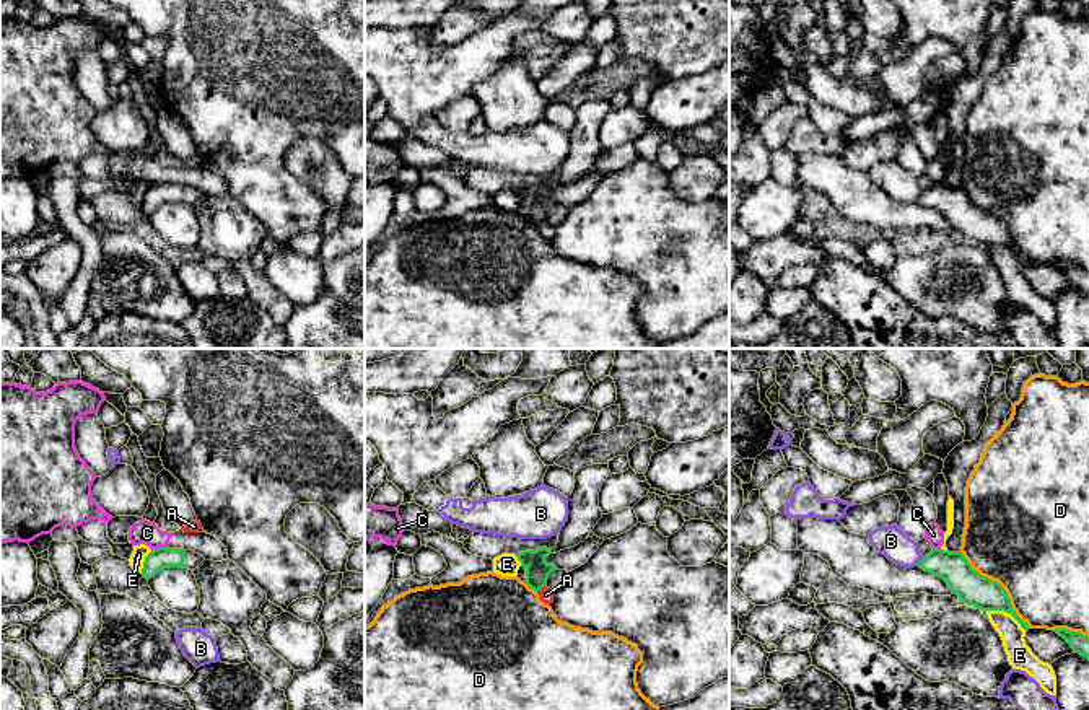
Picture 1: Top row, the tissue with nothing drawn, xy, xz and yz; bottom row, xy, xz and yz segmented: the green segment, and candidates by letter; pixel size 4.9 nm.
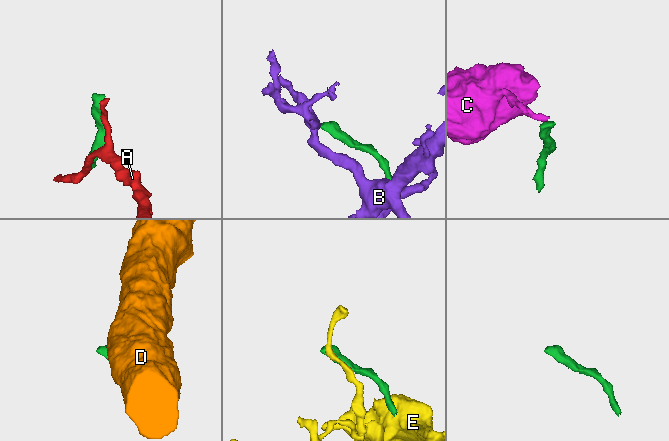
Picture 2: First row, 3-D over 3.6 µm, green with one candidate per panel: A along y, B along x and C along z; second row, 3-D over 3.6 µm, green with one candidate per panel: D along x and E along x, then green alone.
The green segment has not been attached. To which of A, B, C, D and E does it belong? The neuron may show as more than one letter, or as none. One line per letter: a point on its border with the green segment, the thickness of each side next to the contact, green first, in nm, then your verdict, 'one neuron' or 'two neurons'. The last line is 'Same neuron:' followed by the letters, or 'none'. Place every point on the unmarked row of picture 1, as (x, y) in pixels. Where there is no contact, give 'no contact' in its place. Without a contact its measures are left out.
A: xz (541, 222) | 120/80 nm | two neurons
B: yz (920, 197) | 160/160 nm | two neurons
C: xy (158, 183) | 110/120 nm | two neurons
D: yz (1000, 220) | 160/500 nm | two neurons
E: yz (1006, 246) | 160/120 nm | two neurons
Same neuron: none

